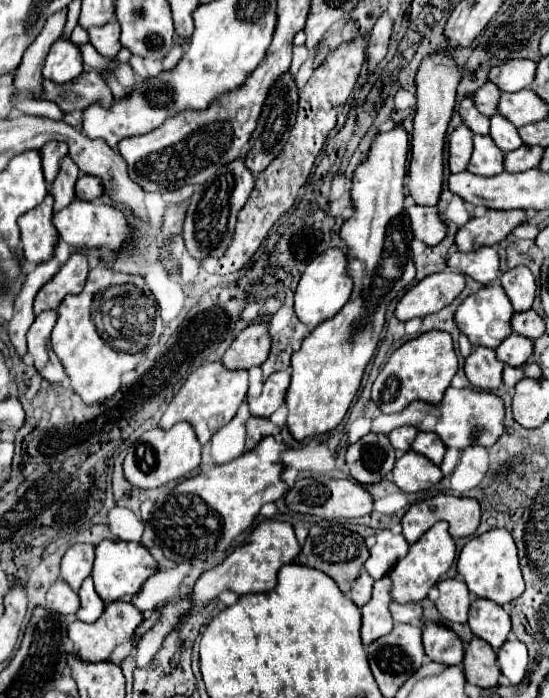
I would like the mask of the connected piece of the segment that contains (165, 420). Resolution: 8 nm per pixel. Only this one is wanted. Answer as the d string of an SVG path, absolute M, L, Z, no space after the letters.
M221 361L205 363L187 377L179 393L173 397L173 401L169 403L167 411L159 421L159 429L171 429L179 421L189 421L195 429L199 443L205 445L223 425L227 425L235 417L239 405L245 399L245 393L247 393L247 371L229 371L221 365Z

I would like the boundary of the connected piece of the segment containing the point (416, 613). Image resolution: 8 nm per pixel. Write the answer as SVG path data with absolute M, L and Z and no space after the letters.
M391 601L389 611L395 623L419 623L423 613L419 603L397 603L397 601Z

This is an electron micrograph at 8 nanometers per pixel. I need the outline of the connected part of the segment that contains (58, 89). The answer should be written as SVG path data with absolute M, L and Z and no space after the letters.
M83 71L79 77L75 77L65 85L43 81L43 89L45 89L45 99L57 103L63 113L73 111L73 101L77 103L75 105L77 109L85 109L93 103L99 103L103 107L113 105L111 89L99 71Z

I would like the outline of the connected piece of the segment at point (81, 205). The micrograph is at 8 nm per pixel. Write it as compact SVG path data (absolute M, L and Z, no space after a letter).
M73 199L73 205L67 205L65 209L61 209L61 213L53 215L53 225L59 231L59 237L75 247L103 247L105 245L107 249L119 249L123 241L131 237L125 215L115 207L101 203L99 199L91 203Z

